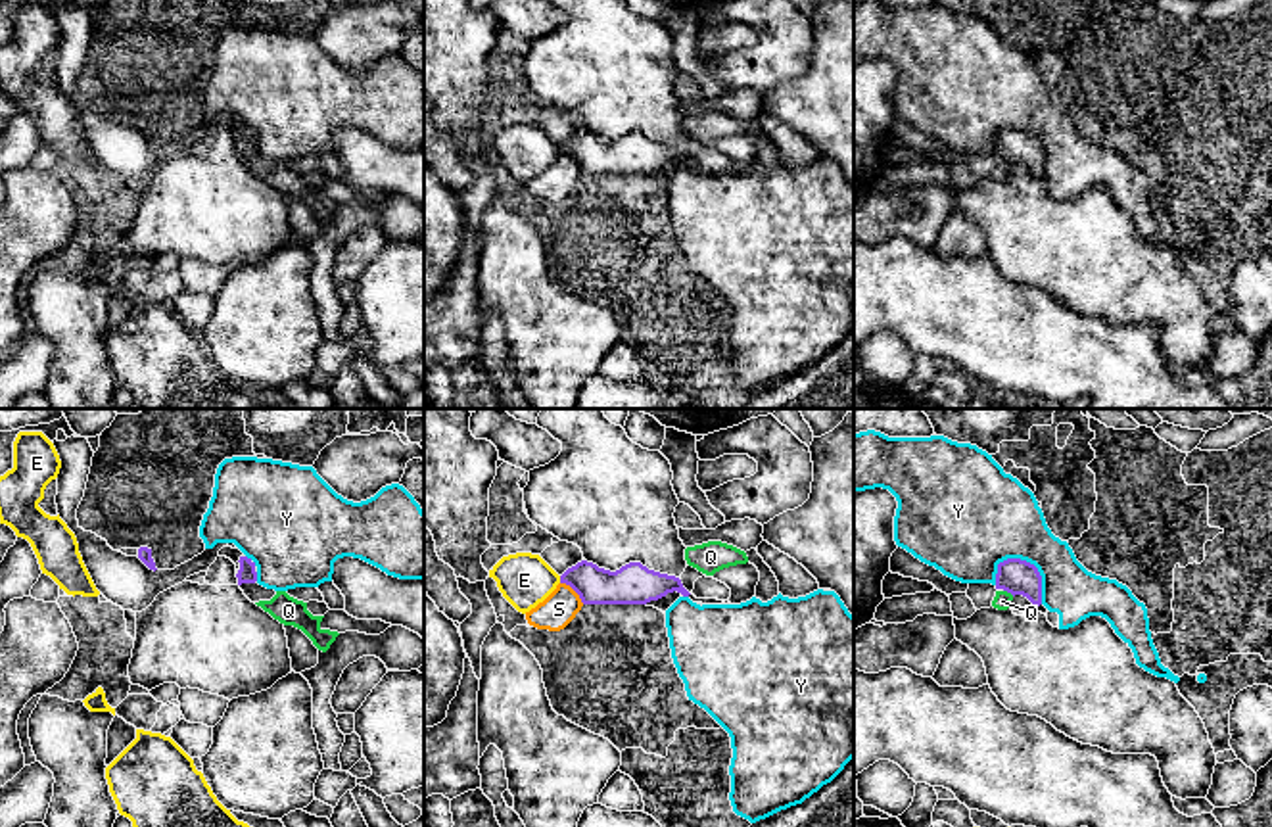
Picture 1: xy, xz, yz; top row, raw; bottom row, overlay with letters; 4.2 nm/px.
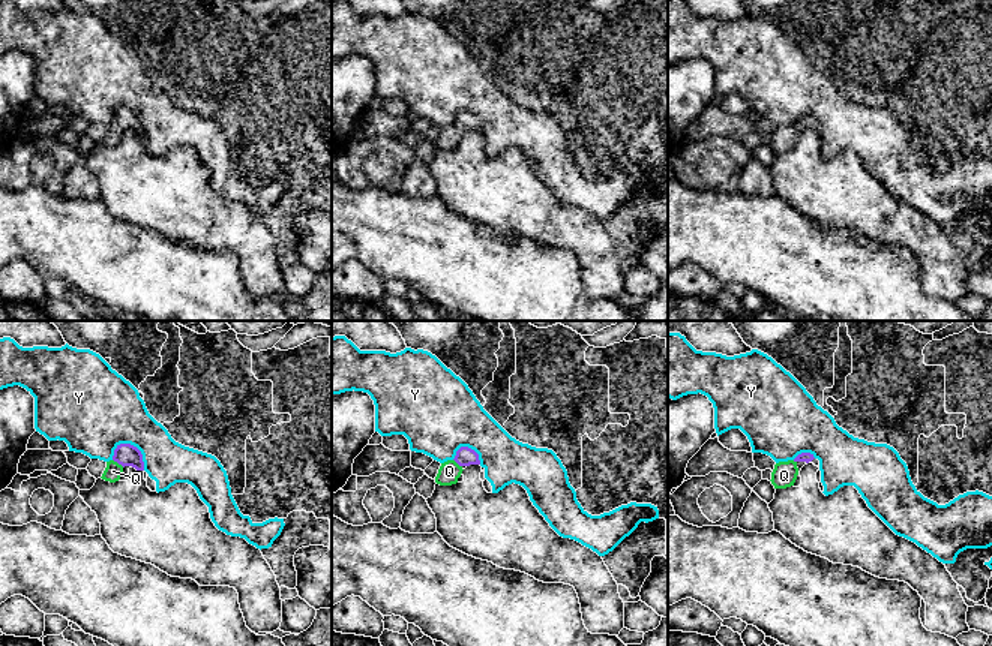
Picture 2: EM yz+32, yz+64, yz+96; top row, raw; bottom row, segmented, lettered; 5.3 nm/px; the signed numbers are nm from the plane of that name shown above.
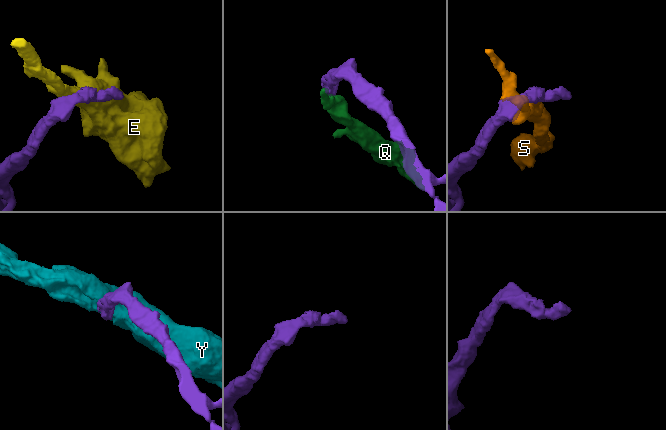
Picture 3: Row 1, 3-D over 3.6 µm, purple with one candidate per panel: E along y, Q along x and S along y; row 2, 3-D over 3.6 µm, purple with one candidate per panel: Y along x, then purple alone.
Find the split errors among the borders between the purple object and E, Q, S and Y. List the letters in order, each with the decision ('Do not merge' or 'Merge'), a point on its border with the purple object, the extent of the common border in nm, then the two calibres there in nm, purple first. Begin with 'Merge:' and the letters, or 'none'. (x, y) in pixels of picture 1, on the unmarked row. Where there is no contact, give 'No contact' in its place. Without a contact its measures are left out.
Merge: Q
E: Do not merge. Touches purple at xz (561, 150). Shared border 30 nm. Thickness 160 nm (purple) against 220 nm
Q: Merge. Touches purple at yz (1010, 162). Shared border 50 nm. Thickness 150 nm (purple) against 80 nm
S: Do not merge. Touches purple at xz (574, 160). Shared border 140 nm. Thickness 180 nm (purple) against 150 nm
Y: Do not merge. Touches purple at yz (1035, 137). Shared border 260 nm. Thickness 150 nm (purple) against 340 nm

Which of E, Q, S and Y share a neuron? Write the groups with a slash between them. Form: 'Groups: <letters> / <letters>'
Groups: E / Q / S / Y

